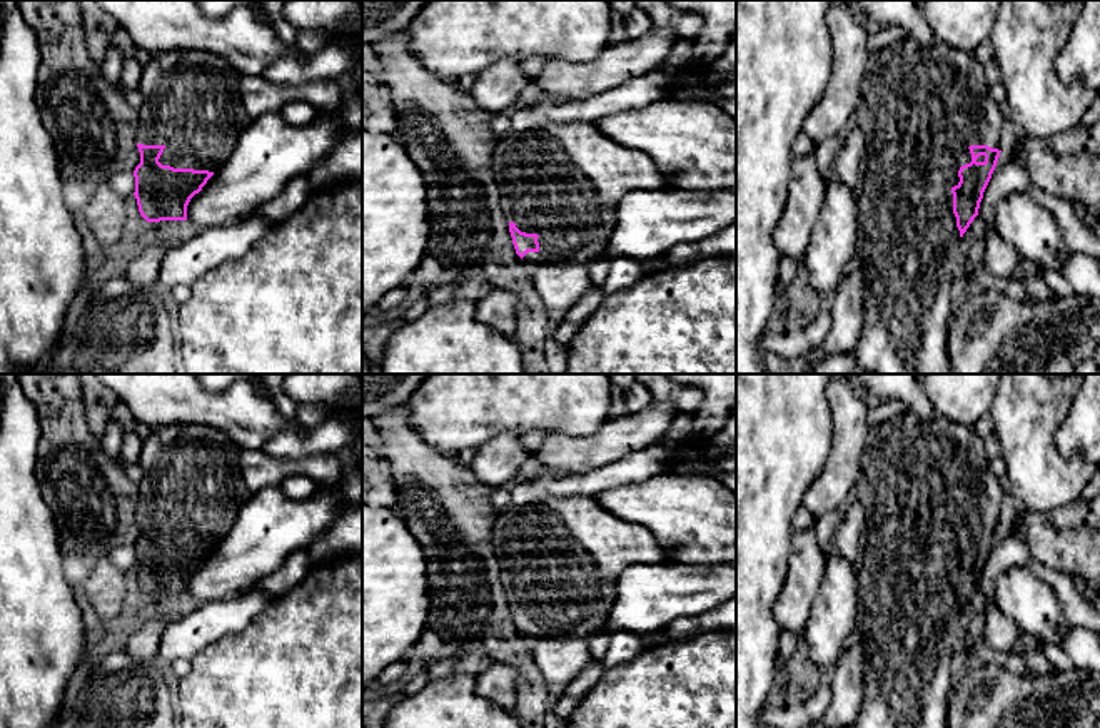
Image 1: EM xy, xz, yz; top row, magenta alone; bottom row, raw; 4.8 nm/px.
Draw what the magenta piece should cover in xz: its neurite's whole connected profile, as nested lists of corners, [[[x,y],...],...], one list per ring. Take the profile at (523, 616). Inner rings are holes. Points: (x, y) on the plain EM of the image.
[[[547,496],[496,516],[492,548],[516,628],[531,641],[603,633],[616,581],[631,564],[659,564],[666,549],[654,534],[603,509],[593,496]]]

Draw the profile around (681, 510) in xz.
[[[664,469],[643,483],[606,489],[593,498],[618,519],[649,529],[666,549],[668,561],[678,564],[736,564],[736,494],[716,478]]]

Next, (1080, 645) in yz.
[[[1072,628],[1058,643],[1058,648],[1075,668],[1100,673],[1100,633],[1087,628]]]

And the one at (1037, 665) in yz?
[[[1032,655],[1027,661],[1028,676],[1048,676],[1053,671],[1052,663],[1043,655]]]

